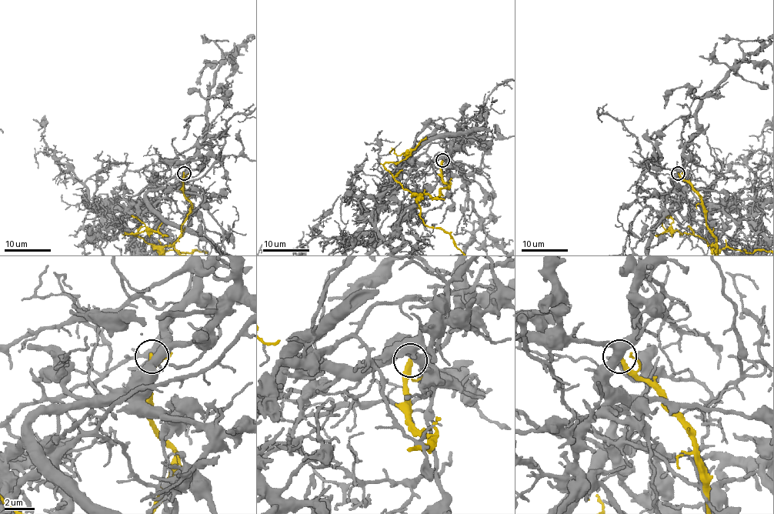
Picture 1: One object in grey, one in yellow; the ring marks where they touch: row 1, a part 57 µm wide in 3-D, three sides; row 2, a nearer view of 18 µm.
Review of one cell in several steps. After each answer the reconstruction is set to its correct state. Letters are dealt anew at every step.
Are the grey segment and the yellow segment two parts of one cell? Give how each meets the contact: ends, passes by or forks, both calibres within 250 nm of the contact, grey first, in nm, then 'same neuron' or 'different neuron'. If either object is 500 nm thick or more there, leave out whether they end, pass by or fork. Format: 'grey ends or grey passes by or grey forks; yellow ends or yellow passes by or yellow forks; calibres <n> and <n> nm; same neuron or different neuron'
calibres 500 and 300 nm; different neuron

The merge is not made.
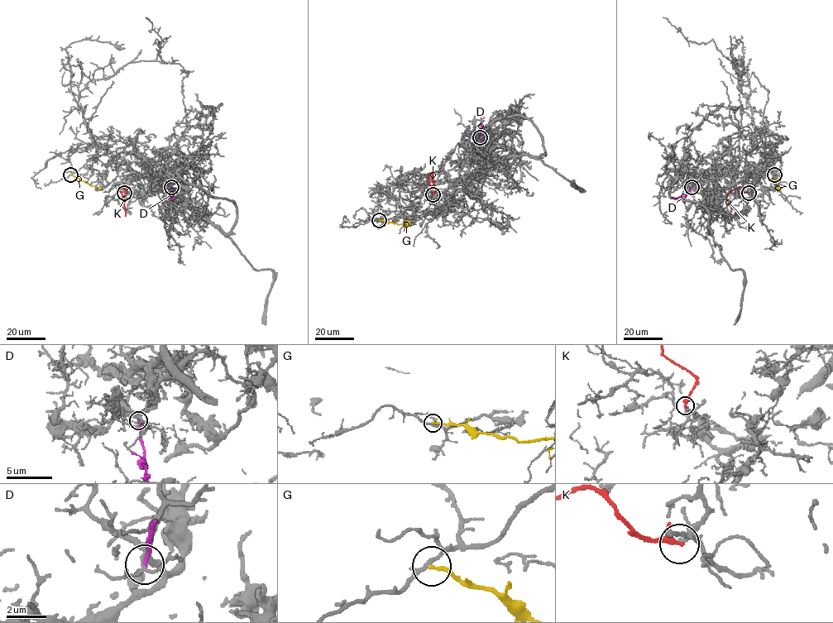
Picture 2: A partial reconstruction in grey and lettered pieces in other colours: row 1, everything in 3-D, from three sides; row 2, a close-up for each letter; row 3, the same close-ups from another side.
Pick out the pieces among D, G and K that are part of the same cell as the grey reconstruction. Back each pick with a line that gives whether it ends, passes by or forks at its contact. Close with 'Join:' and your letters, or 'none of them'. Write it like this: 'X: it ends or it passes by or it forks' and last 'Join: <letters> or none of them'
Join: none of them

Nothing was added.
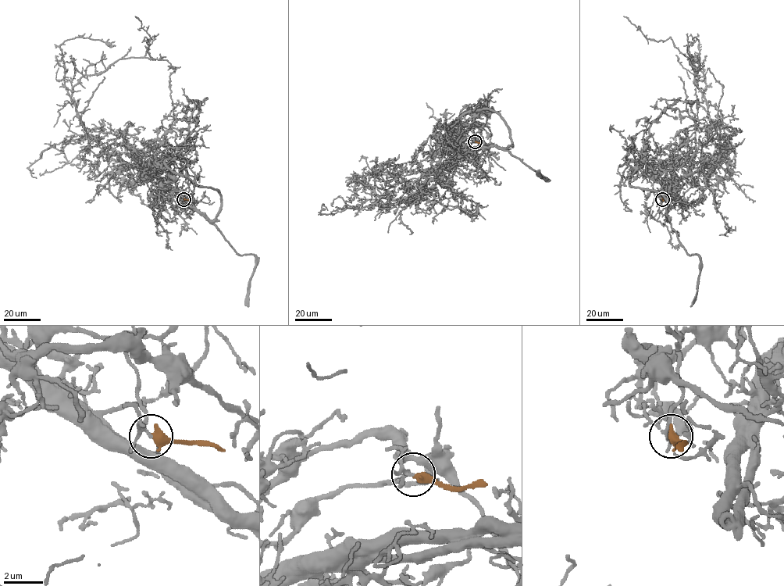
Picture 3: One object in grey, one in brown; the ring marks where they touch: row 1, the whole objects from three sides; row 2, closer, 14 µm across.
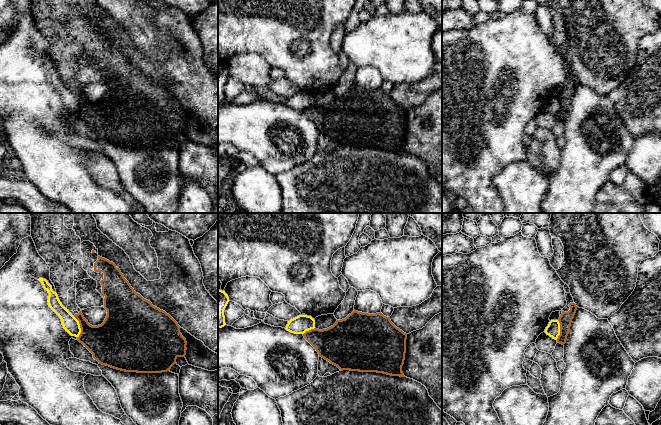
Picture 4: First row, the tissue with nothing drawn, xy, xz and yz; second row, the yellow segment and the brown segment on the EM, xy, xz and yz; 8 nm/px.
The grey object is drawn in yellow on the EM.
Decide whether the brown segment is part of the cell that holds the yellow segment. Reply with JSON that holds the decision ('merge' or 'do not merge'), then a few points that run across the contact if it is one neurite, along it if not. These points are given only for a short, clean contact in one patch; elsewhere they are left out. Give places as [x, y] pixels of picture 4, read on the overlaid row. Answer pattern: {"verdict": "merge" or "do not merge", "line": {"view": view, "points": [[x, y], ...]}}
{"verdict": "do not merge", "line": {"view": "xy", "points": [[73, 316], [78, 321], [80, 328], [78, 337]]}}

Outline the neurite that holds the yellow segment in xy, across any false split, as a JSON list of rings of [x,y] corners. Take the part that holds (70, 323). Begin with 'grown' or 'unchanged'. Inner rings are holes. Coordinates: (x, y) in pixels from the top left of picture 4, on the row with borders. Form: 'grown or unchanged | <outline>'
unchanged | [[[38,279],[45,290],[48,291],[48,305],[60,317],[63,328],[71,335],[79,337],[81,328],[79,321],[65,308],[60,302],[56,292],[52,290],[52,286],[46,279]]]

